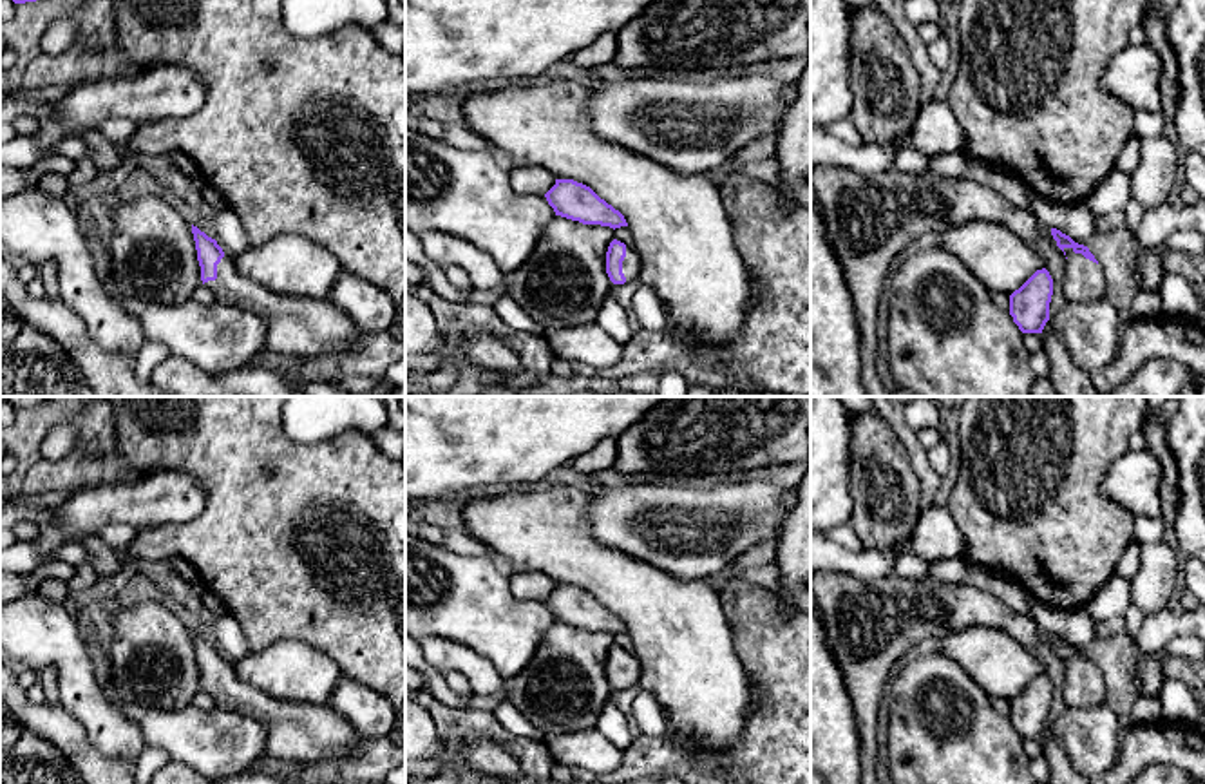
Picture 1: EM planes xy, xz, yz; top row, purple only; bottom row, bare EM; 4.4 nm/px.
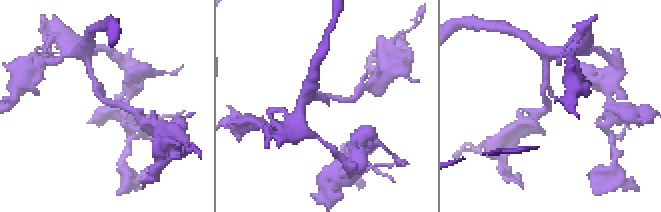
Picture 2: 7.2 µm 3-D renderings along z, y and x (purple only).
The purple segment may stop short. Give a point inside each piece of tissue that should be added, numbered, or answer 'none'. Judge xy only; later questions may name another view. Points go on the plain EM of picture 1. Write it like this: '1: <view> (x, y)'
1: xy (297, 732)

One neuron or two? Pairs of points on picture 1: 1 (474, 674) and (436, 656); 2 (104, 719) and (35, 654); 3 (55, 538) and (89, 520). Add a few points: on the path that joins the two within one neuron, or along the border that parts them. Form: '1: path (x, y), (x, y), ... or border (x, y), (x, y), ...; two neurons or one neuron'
1: path (465, 665), (458, 658), (445, 656); one neuron
2: path (85, 699), (78, 690), (75, 676), (55, 656); one neuron
3: path (64, 529), (73, 520), (80, 520); one neuron

